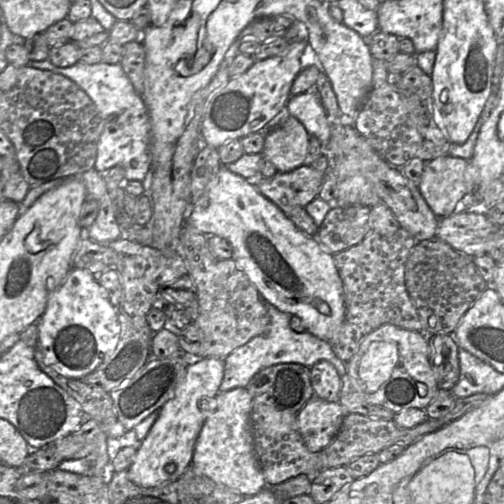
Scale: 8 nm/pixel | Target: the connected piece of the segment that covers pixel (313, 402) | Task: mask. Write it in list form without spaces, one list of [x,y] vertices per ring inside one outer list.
[[[313,396],[297,413],[297,427],[311,452],[326,448],[337,434],[346,411],[339,401],[328,402]]]

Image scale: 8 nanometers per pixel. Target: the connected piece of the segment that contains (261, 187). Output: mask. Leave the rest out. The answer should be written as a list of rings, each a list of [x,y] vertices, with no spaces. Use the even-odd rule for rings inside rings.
[[[302,165],[290,172],[277,172],[271,178],[257,178],[257,189],[286,215],[295,207],[306,207],[318,197],[324,173],[311,165]]]

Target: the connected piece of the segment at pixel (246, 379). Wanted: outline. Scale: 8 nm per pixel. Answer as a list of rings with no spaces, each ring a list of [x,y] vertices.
[[[260,293],[259,300],[270,316],[268,330],[265,334],[252,338],[223,359],[224,377],[219,392],[227,392],[238,387],[246,388],[253,376],[260,370],[277,364],[297,363],[310,368],[317,362],[326,360],[336,368],[340,377],[347,373],[346,363],[336,356],[329,342],[309,332],[297,333],[293,331],[290,327],[290,319],[293,315],[280,311]]]

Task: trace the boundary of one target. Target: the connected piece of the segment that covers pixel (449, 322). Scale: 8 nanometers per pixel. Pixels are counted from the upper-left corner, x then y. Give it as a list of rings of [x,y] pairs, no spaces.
[[[438,238],[417,241],[411,250],[405,265],[405,283],[426,336],[453,335],[462,317],[488,288],[473,258]]]

